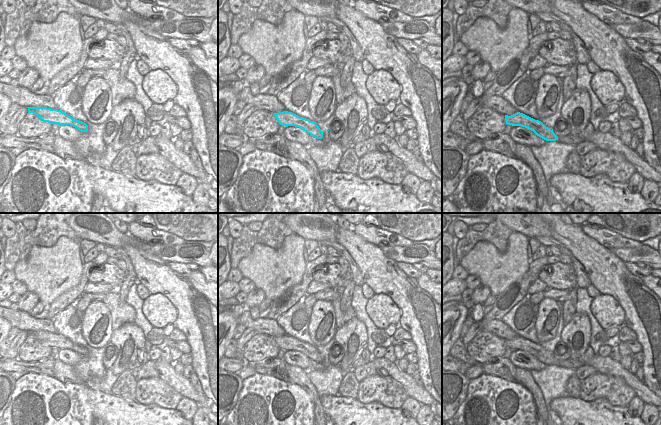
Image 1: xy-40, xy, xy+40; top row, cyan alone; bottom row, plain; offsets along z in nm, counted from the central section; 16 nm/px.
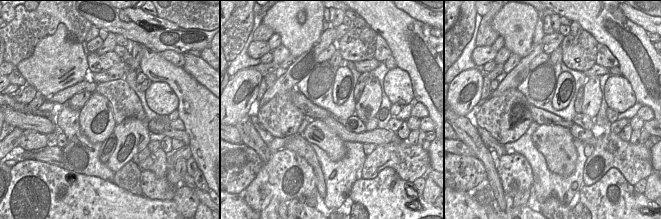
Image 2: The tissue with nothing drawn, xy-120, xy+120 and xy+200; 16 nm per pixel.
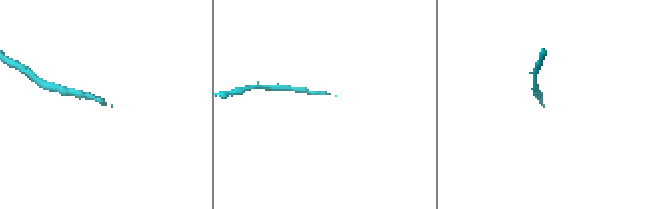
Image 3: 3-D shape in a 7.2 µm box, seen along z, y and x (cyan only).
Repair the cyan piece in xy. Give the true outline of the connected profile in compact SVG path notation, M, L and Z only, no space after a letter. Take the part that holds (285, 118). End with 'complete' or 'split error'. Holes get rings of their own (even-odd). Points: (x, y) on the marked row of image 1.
M283 111L279 113L273 113L280 125L283 126L295 126L303 129L311 136L322 139L323 132L317 125L315 121L310 121L309 119L300 117L292 112Z; complete

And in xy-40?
M27 107L28 113L33 113L38 116L43 122L48 122L58 125L70 125L81 132L88 131L88 125L82 121L74 120L71 116L58 109L47 107Z; complete

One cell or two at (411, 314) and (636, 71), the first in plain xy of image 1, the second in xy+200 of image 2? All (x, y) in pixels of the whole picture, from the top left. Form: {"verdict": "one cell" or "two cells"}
{"verdict": "one cell"}

